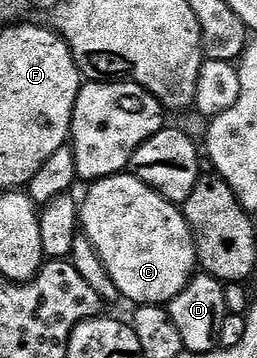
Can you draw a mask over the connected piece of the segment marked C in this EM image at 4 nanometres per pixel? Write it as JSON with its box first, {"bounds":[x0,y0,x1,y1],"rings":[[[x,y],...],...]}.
{"bounds":[79,174,197,306],"rings":[[[130,174],[107,176],[104,180],[94,181],[88,188],[91,189],[84,194],[83,200],[81,196],[81,203],[79,204],[79,223],[82,231],[91,239],[93,246],[97,250],[97,254],[101,258],[101,262],[105,262],[105,270],[109,270],[109,278],[113,278],[113,286],[117,286],[120,297],[122,297],[124,301],[126,299],[132,300],[132,305],[135,306],[145,304],[170,305],[171,300],[177,298],[177,294],[181,294],[181,290],[185,290],[185,286],[197,272],[195,240],[191,236],[191,228],[187,225],[187,220],[183,217],[182,211],[180,211],[176,205],[169,203],[165,198],[161,198],[161,194],[157,194],[152,188],[145,186],[145,182],[141,182],[136,176]]]}

